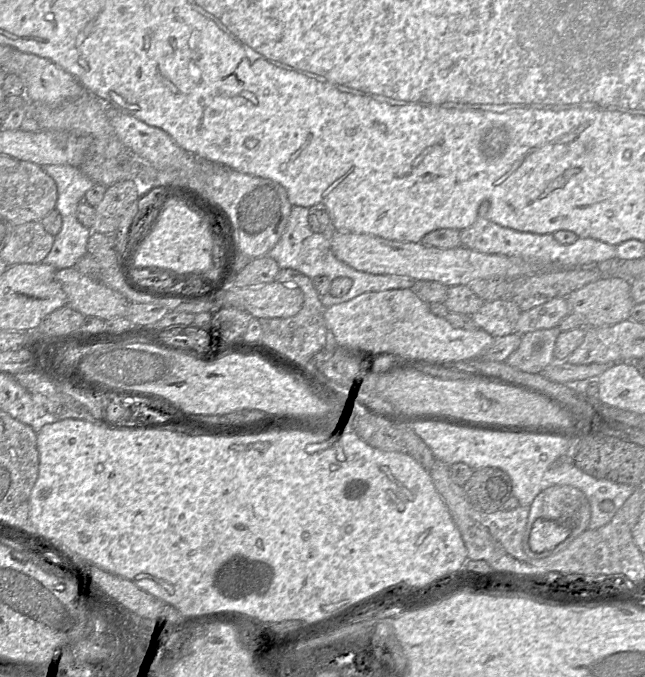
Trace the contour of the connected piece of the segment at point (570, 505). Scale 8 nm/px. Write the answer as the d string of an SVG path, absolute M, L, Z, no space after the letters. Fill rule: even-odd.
M557 485L540 492L530 505L527 524L522 538L522 548L532 559L542 559L567 548L584 531L589 529L591 517L590 504L585 494L578 488ZM538 518L556 522L572 521L571 534L553 550L541 553L534 552L529 546L529 535L534 522Z

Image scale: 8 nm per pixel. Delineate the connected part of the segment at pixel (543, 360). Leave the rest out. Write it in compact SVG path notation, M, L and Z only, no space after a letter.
M557 326L521 335L519 347L505 362L524 372L541 374L555 361L554 347L560 333L561 330Z

